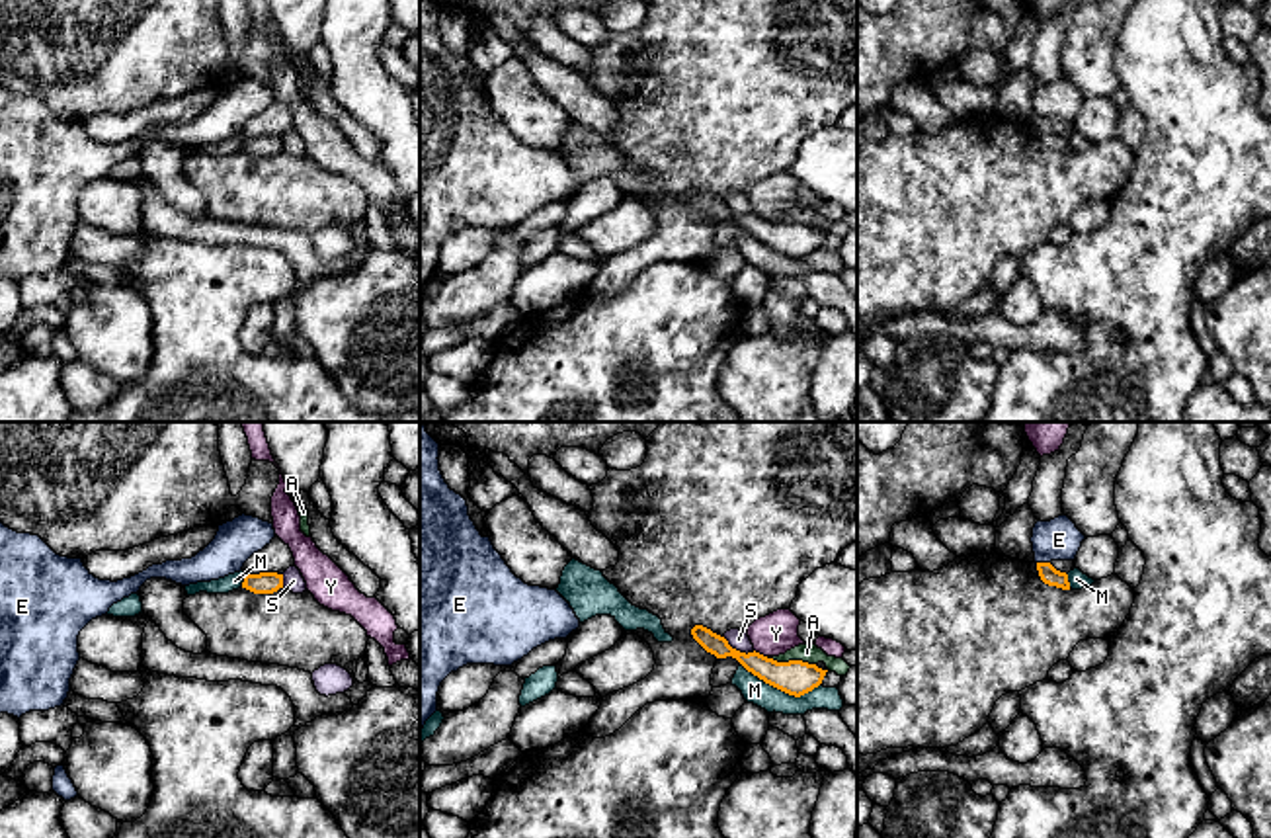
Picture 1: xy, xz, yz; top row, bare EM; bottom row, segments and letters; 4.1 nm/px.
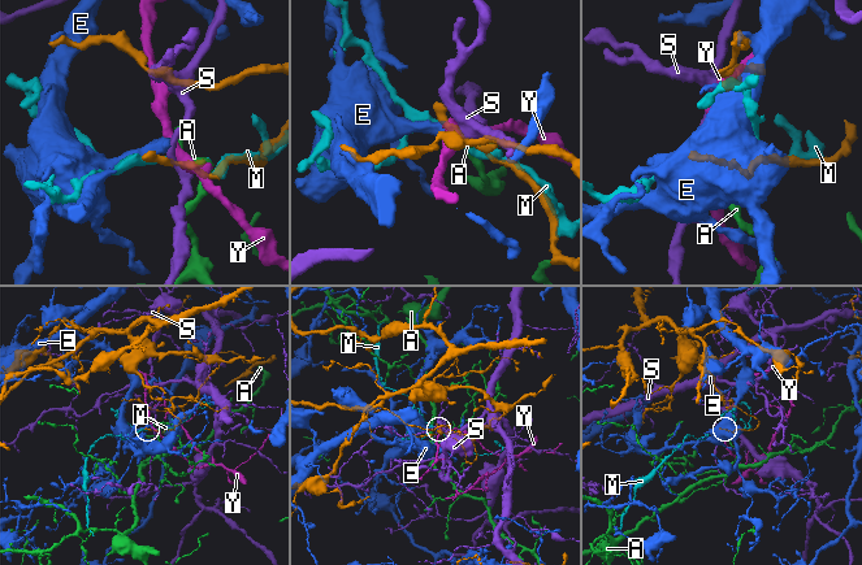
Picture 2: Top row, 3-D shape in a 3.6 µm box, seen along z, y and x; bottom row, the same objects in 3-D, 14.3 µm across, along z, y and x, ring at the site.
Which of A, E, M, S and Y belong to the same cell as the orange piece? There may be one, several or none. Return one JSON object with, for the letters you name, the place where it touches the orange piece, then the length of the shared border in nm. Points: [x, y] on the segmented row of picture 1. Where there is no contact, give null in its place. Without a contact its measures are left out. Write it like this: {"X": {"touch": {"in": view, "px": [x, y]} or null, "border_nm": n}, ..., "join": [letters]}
{"join": []}

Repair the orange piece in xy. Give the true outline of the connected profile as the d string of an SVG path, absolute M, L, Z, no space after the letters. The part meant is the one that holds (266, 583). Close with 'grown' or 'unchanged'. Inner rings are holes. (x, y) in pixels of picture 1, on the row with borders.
M244 572L242 588L246 588L254 594L273 594L279 588L283 588L283 574L277 574L277 572L248 574L248 572Z | unchanged

